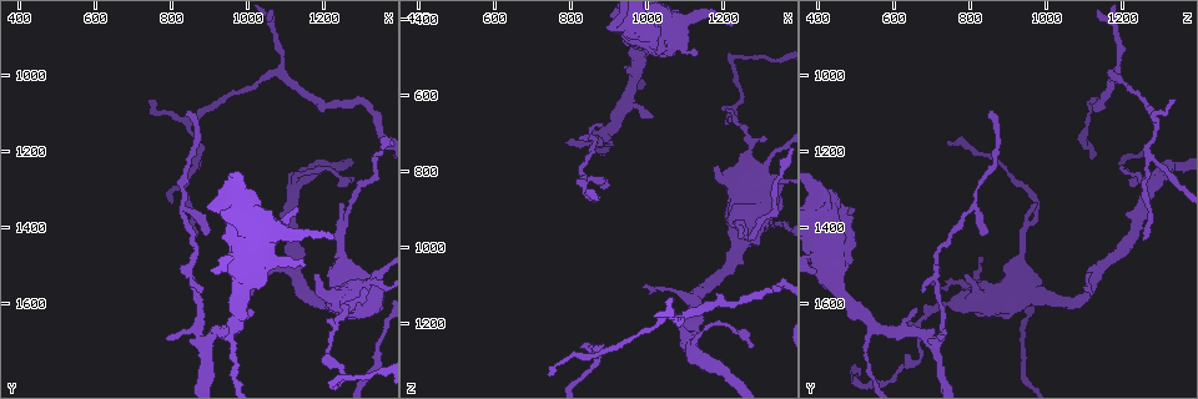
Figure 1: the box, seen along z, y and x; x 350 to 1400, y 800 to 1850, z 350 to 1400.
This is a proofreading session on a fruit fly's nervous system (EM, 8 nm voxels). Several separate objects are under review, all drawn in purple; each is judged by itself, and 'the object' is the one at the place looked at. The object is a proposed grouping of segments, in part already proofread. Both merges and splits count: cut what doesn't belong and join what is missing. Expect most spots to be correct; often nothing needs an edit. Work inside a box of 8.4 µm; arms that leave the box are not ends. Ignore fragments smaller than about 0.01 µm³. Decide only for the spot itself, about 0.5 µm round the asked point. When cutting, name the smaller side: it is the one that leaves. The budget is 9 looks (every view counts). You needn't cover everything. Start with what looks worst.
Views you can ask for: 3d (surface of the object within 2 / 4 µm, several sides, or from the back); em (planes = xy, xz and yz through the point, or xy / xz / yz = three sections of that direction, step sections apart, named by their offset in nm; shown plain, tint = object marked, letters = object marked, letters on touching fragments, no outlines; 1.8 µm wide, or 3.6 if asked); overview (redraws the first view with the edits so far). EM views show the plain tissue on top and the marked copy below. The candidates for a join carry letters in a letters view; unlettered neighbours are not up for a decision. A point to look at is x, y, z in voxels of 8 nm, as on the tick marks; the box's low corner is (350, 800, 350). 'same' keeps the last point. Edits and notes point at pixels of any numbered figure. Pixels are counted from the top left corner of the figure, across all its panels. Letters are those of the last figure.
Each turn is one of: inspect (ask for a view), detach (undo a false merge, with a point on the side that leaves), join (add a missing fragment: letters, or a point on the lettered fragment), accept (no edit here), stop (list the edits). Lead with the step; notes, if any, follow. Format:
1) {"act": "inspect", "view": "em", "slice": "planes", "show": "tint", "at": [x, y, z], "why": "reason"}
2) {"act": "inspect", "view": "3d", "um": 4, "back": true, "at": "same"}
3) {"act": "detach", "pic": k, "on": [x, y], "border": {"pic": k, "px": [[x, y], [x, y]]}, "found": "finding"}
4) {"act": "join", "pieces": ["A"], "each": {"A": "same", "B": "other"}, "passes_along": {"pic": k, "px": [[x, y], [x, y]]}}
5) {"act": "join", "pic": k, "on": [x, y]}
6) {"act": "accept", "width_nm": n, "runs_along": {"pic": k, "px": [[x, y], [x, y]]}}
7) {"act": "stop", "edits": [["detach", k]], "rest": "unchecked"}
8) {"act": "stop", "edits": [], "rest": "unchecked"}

{"act": "inspect", "view": "3d", "um": 2, "at": [870, 1210, 1270], "why": "a fork"}

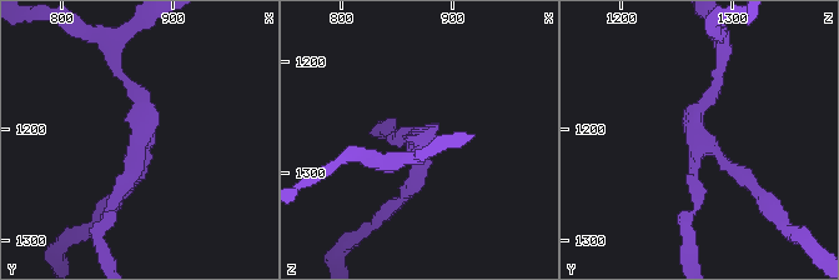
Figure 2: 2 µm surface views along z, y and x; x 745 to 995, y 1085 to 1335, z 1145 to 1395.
{"act": "inspect", "view": "em", "slice": "xy", "step": 8, "show": "tint", "at": [870, 1210, 1272], "arms": 3, "why": "now the EM"}

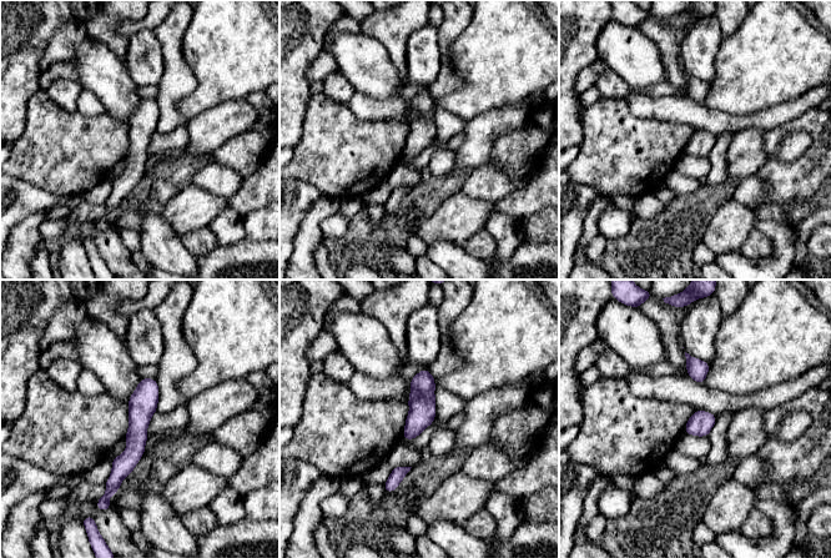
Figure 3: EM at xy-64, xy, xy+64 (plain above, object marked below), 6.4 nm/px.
{"act": "inspect", "view": "em", "slice": "planes", "show": "letters", "at": "same", "why": "cut it another way"}

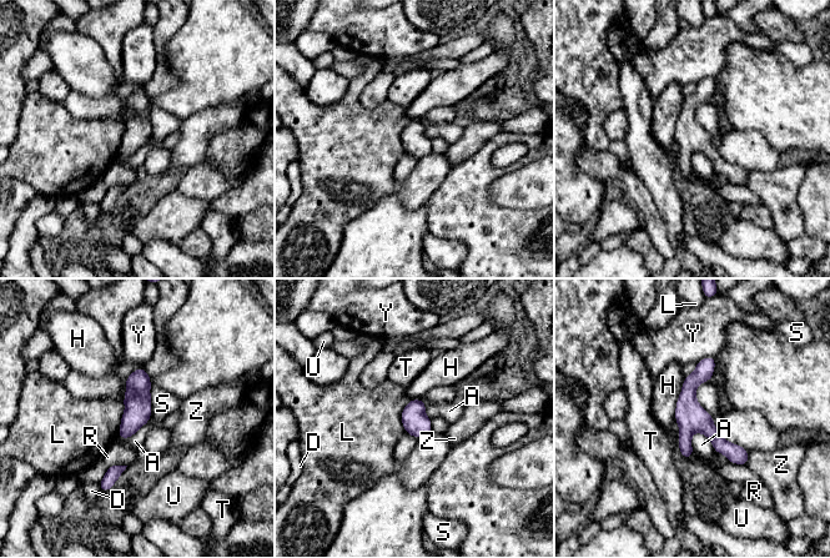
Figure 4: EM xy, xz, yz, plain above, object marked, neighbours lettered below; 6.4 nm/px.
{"act": "accept", "each": {"A": "other", "D": "other", "H": "other", "L": "other", "R": "other", "S": "other", "T": "other", "U": "other", "Y": "other", "Z": "other"}, "border": {"pic": 4, "px": [[690, 435], [702, 432], [715, 451]]}, "found": "all the same cell"}

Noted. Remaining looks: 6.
{"act": "inspect", "view": "3d", "um": 2, "at": [1085, 995, 1190], "why": "three-way junction"}

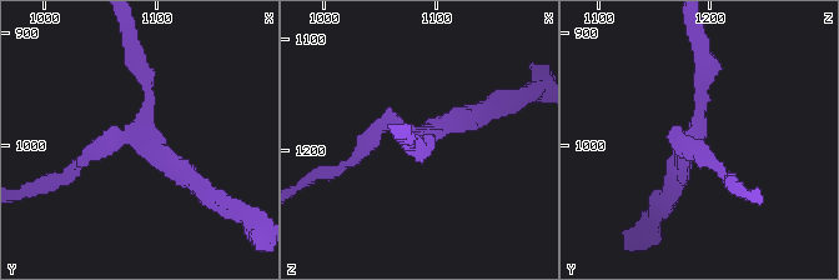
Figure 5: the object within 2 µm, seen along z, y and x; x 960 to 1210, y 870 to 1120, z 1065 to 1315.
{"act": "inspect", "view": "em", "slice": "yz", "step": 16, "show": "tint", "at": [1088, 996, 1186], "arms": 3, "why": "need the tissue"}

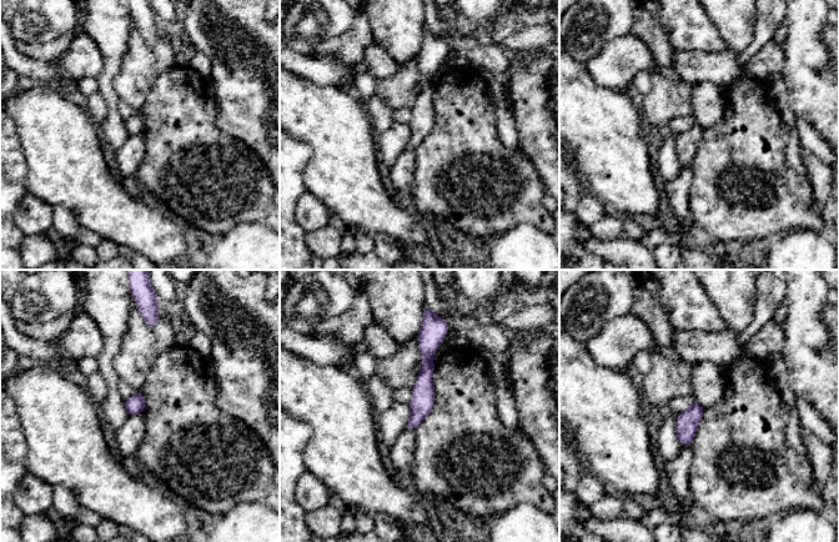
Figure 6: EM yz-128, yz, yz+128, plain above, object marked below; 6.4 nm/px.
{"act": "inspect", "view": "em", "slice": "planes", "show": "letters", "at": "same", "why": "another direction"}

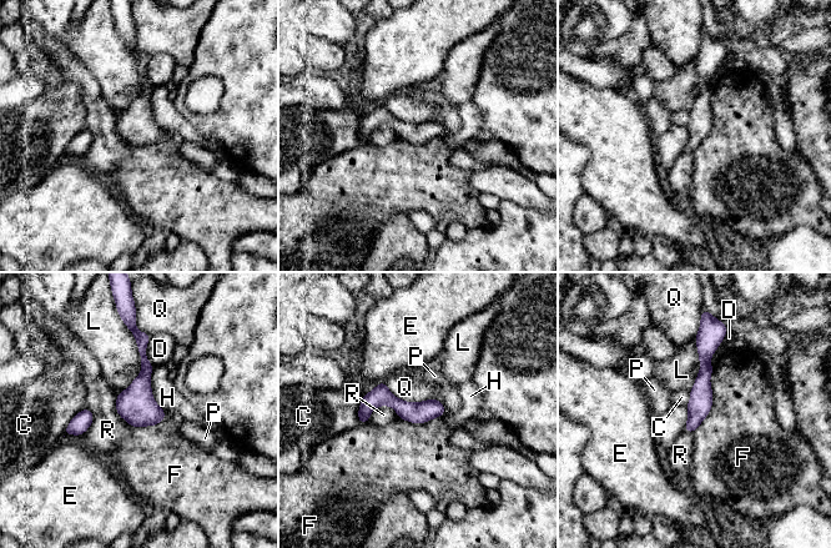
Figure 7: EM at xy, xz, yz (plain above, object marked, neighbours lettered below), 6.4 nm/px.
{"act": "accept", "longest_contact_nm": ["F", 460], "each": {"C": "other", "D": "other", "E": "other", "F": "other", "H": "other", "L": "other", "P": "other", "Q": "other", "R": "other"}, "runs_along": {"pic": 7, "px": [[704, 337], [701, 401], [688, 428]]}, "found": "all the same cell"}

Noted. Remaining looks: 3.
{"act": "inspect", "view": "em", "slice": "planes", "show": "tint", "at": [1235, 1585, 830], "why": "calibre changes"}

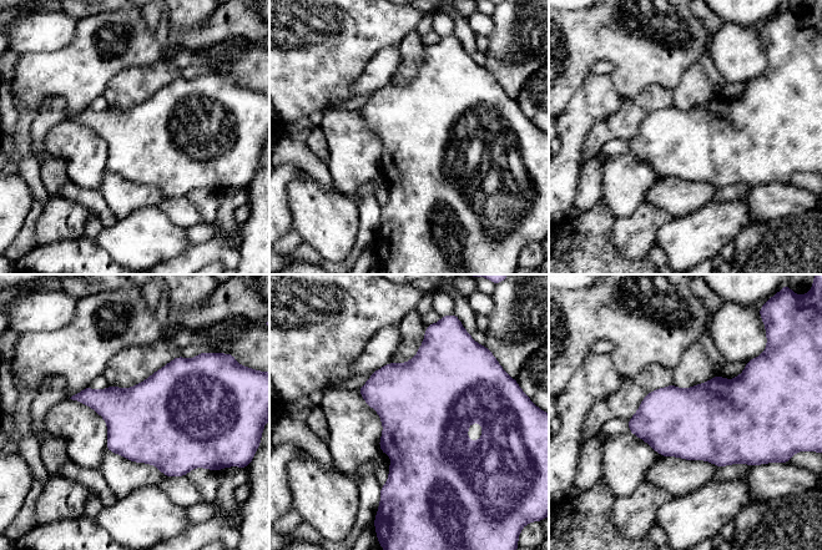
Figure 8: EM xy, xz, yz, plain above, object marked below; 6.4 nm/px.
{"act": "inspect", "view": "em", "slice": "planes", "show": "letters", "at": "same"}

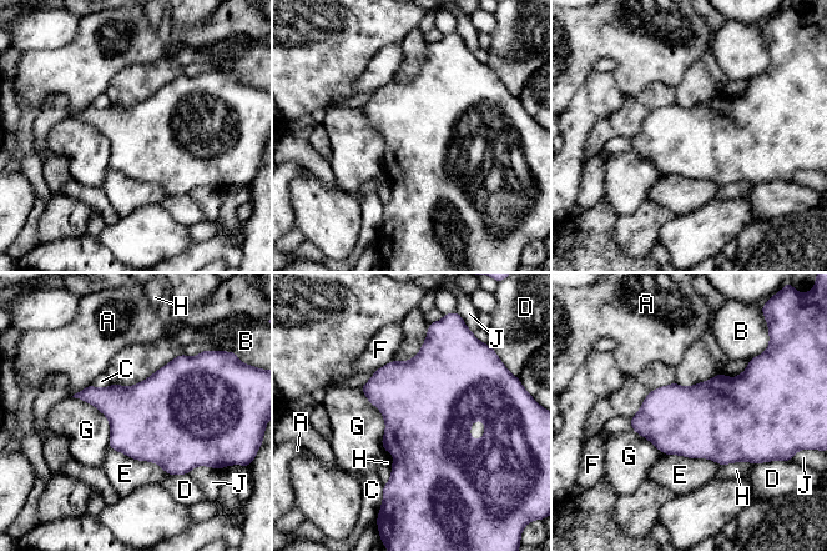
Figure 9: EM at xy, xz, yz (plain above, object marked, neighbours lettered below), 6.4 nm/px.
{"act": "accept", "each": {"A": "other", "B": "other", "C": "other", "D": "other", "E": "other", "F": "other", "G": "other", "H": "other", "J": "other"}, "border": {"pic": 9, "px": [[71, 396], [106, 417], [109, 446]]}, "found": "one cell here"}

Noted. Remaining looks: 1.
{"act": "stop", "edits": [], "rest": "unchecked"}

